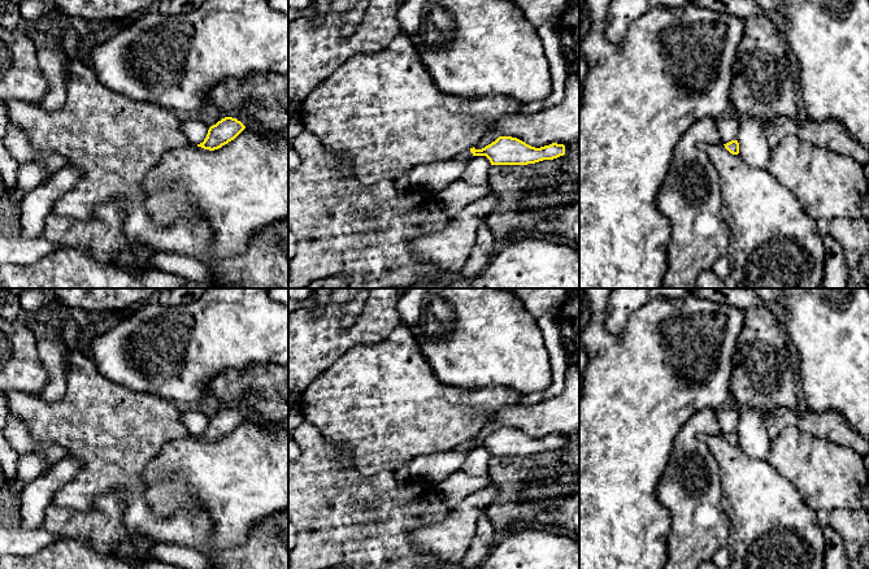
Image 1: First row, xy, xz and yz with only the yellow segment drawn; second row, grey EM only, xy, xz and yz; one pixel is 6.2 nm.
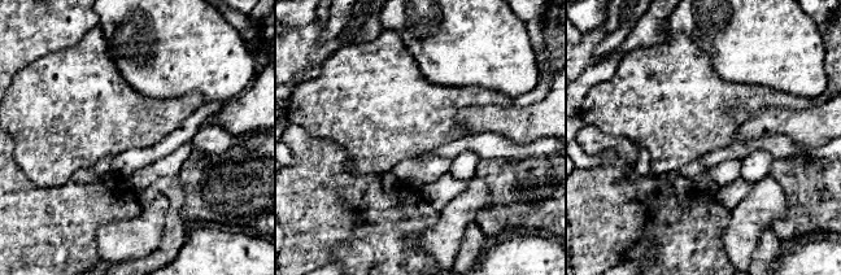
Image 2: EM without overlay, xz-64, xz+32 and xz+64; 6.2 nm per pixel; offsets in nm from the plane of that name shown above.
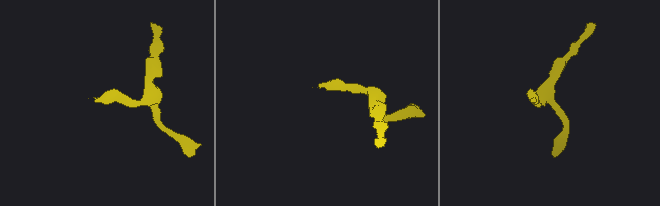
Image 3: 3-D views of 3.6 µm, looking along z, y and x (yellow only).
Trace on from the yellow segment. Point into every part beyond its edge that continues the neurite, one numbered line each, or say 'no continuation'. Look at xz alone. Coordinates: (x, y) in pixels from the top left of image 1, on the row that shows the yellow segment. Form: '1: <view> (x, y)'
1: xz (466, 155)

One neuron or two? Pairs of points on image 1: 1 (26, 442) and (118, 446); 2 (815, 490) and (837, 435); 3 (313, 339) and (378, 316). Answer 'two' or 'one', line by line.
1: two
2: two
3: one

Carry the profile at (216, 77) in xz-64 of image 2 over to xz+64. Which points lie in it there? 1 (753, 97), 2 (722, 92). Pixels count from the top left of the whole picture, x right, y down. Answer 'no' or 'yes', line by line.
1: no
2: no

